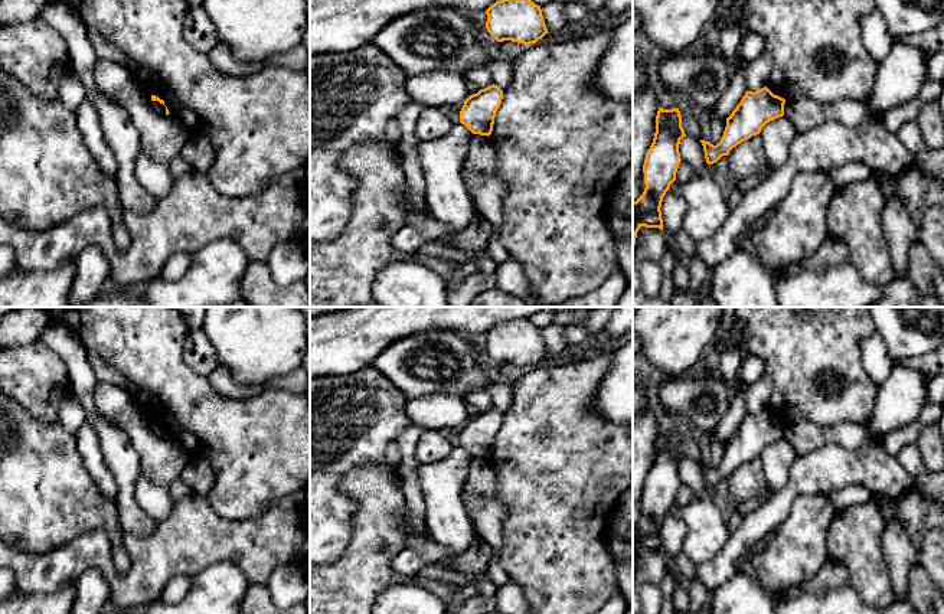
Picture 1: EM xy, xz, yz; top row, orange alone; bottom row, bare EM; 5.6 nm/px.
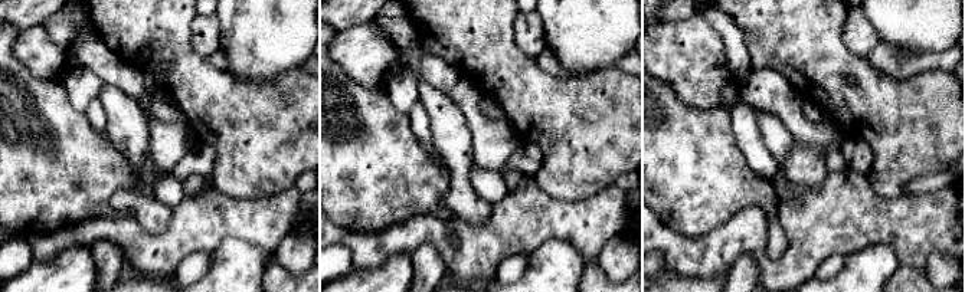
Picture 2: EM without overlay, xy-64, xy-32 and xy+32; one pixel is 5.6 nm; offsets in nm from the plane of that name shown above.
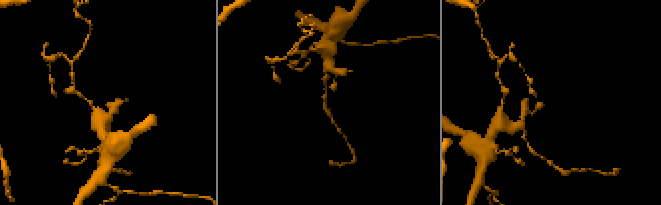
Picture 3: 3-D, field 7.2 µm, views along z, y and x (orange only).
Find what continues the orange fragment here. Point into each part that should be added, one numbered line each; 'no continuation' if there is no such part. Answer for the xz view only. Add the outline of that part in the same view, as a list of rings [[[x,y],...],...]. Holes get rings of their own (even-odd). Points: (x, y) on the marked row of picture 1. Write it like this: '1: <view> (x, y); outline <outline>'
no continuation

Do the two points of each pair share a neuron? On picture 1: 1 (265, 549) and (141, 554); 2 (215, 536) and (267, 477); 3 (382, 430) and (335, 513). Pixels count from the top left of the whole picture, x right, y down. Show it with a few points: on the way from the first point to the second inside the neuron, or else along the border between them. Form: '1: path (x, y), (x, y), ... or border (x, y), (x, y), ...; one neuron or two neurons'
1: path (235, 548), (172, 549); one neuron
2: border (206, 496), (211, 508), (228, 519), (263, 513); two neurons
3: path (361, 446), (332, 474), (332, 492); one neuron

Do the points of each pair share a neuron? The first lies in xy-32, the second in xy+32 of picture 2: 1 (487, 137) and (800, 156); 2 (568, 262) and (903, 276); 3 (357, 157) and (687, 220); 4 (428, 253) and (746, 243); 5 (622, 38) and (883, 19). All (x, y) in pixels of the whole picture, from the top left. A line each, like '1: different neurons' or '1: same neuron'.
1: different neurons
2: different neurons
3: same neuron
4: different neurons
5: same neuron

